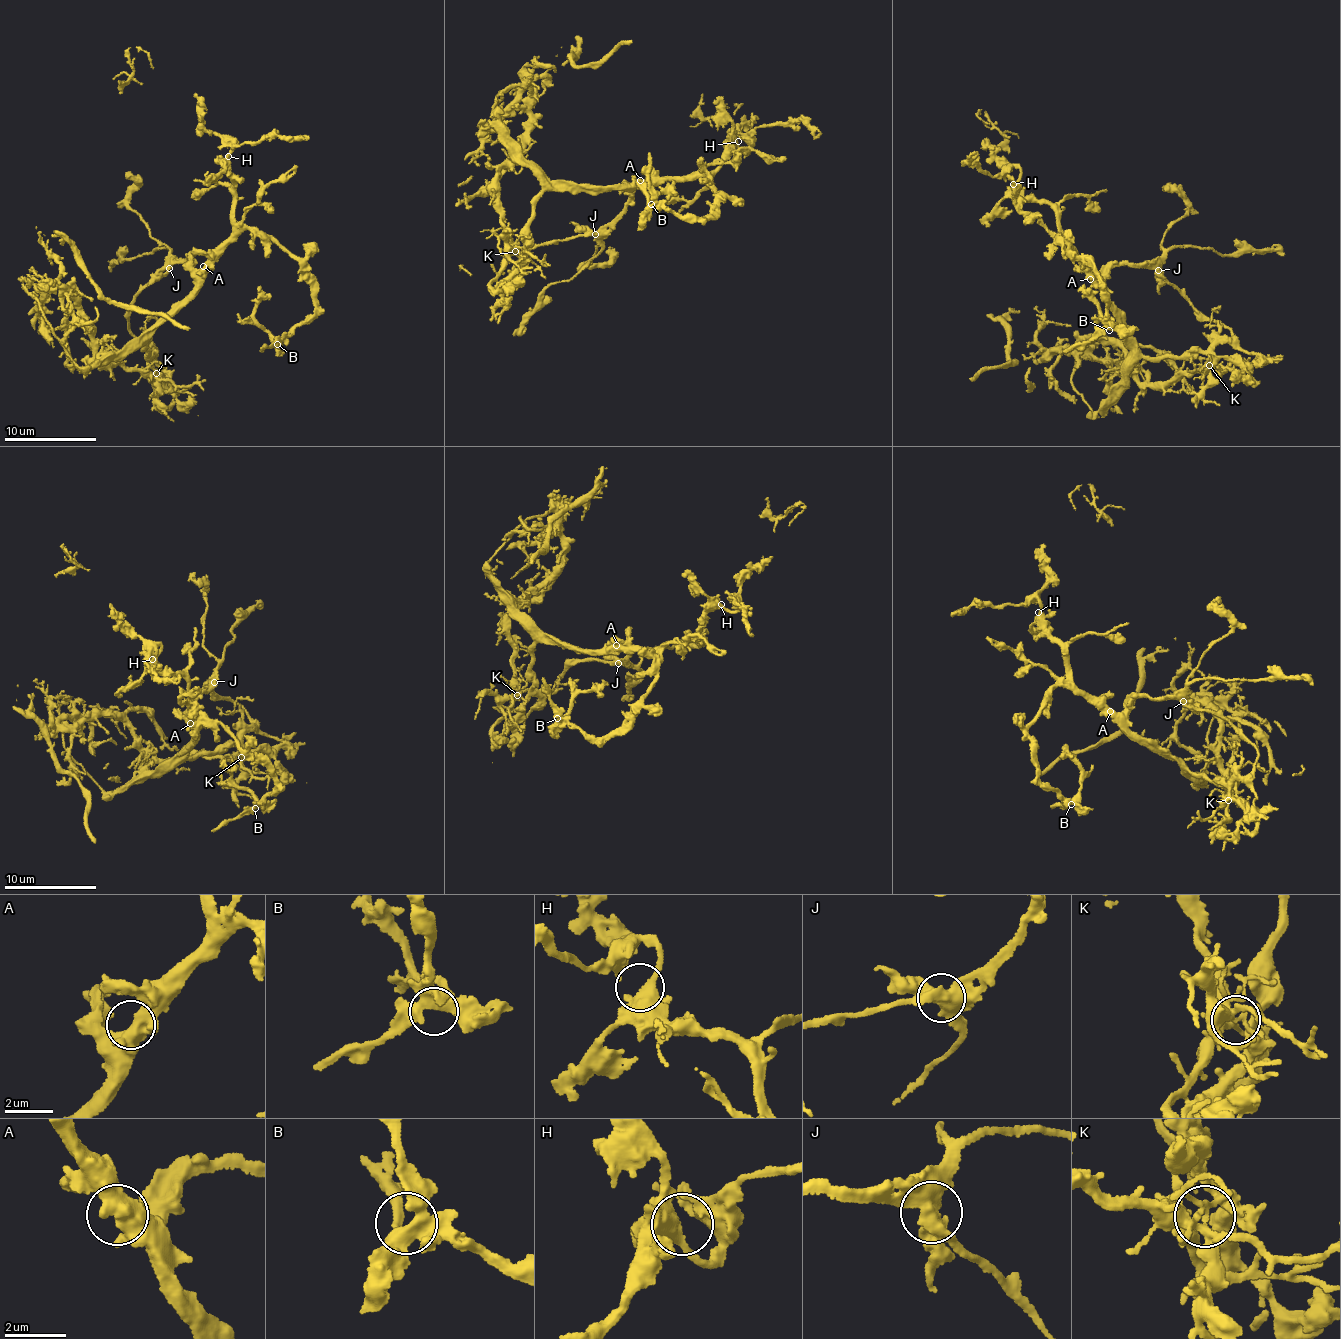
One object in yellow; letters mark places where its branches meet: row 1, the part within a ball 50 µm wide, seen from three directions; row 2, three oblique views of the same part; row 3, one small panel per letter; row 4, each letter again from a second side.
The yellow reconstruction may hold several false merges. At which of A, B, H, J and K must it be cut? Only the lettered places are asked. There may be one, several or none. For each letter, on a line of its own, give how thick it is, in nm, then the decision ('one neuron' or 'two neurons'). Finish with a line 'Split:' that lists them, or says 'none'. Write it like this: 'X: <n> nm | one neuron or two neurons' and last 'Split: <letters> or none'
A: 600 nm | one neuron
B: 400 nm | one neuron
H: 400 nm | one neuron
J: 550 nm | two neurons
K: 200 nm | two neurons
Split: J, K

